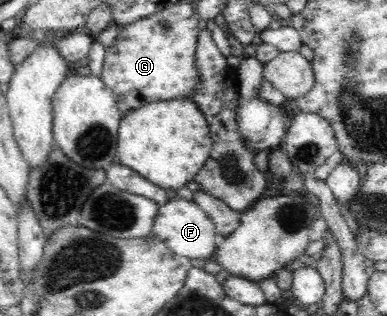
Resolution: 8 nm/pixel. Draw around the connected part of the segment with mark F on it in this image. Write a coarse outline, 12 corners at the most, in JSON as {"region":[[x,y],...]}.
{"region":[[178,196],[159,206],[152,232],[176,254],[209,259],[212,219]]}

